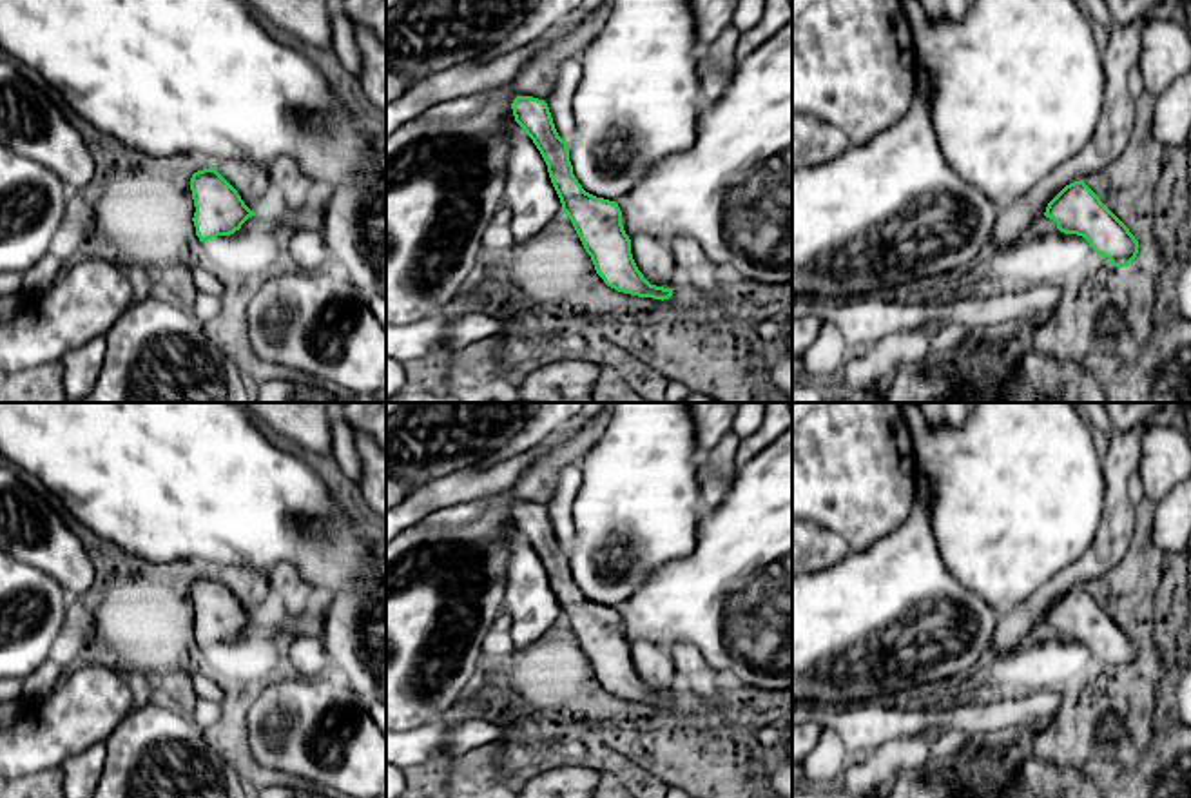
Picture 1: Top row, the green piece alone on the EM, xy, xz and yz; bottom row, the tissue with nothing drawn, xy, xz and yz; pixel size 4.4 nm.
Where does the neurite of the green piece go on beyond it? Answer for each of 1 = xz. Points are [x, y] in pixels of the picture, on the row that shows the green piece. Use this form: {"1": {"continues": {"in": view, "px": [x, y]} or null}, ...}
{"1": {"continues": null}}

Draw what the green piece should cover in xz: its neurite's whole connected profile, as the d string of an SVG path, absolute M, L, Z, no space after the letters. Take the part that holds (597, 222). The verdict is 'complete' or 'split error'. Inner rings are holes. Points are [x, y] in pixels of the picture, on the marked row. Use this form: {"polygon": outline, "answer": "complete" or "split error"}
{"polygon": "M517 96L511 109L515 122L540 151L562 210L604 283L624 294L669 299L674 288L651 285L638 270L618 203L586 192L575 178L567 141L558 136L547 103L533 96Z", "answer": "complete"}

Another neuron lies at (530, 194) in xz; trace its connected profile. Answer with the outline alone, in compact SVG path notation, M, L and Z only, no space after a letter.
M517 122L508 123L513 145L506 169L504 207L511 210L511 230L517 243L533 239L560 210L560 198L551 183L547 165Z

